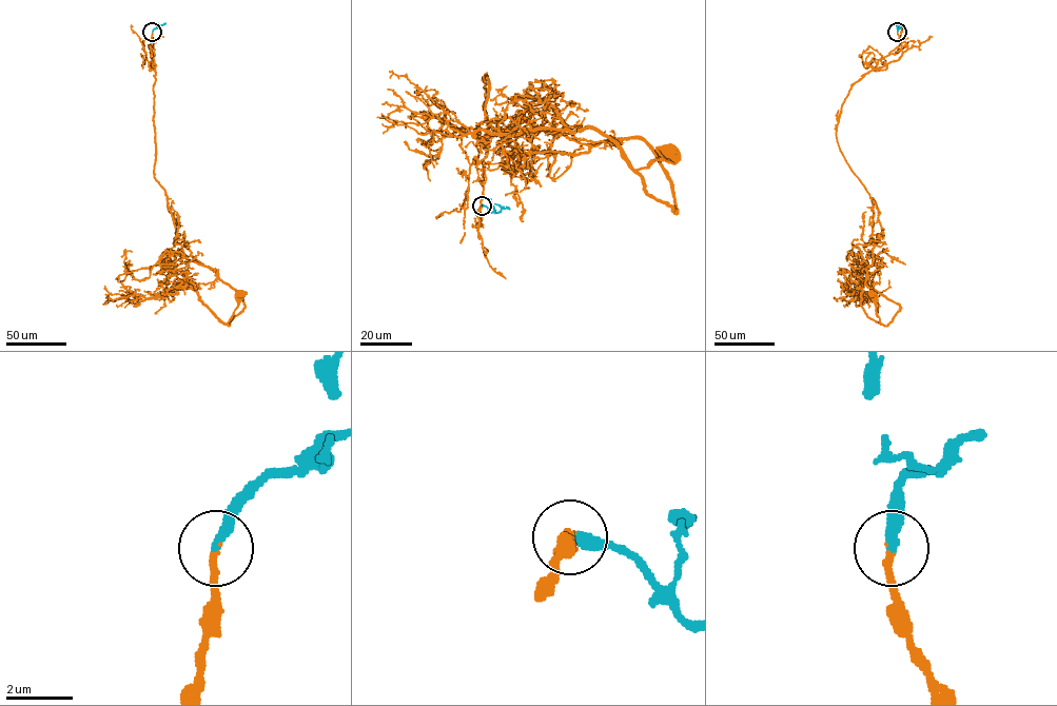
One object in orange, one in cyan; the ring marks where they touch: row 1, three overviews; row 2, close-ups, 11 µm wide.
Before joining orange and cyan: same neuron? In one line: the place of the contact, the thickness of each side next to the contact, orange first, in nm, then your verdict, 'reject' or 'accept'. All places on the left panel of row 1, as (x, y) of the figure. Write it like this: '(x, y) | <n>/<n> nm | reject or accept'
(152, 32) | 240/320 nm | accept

